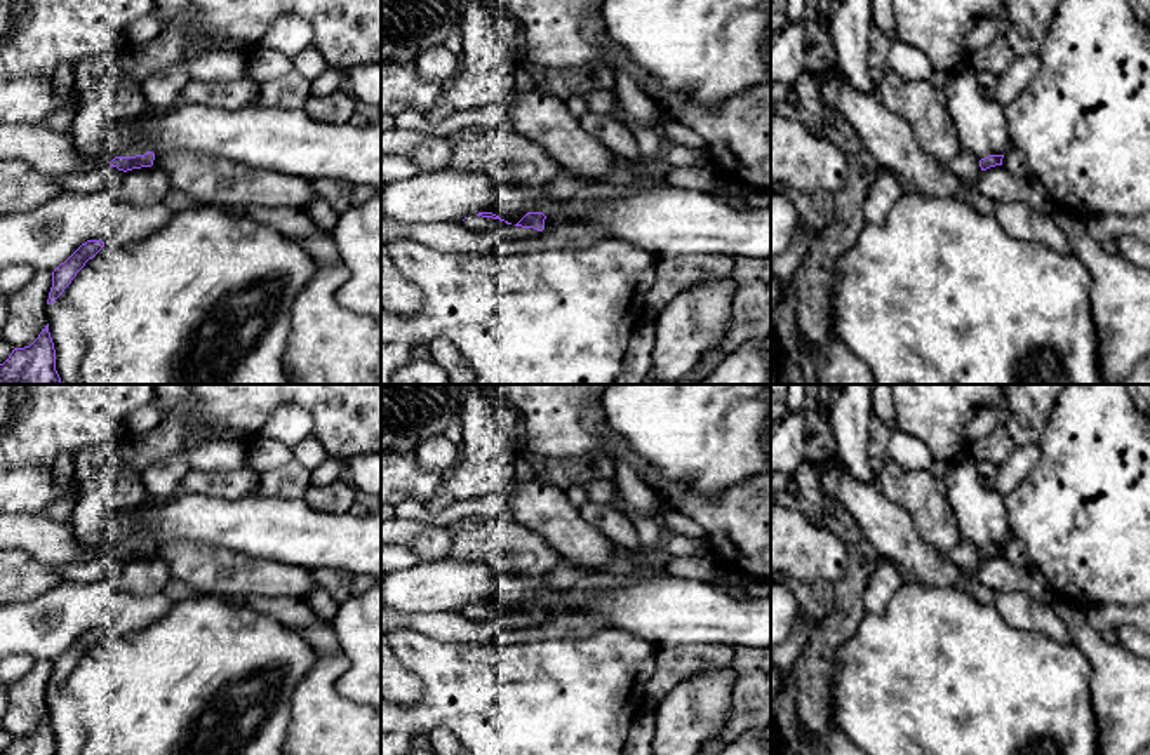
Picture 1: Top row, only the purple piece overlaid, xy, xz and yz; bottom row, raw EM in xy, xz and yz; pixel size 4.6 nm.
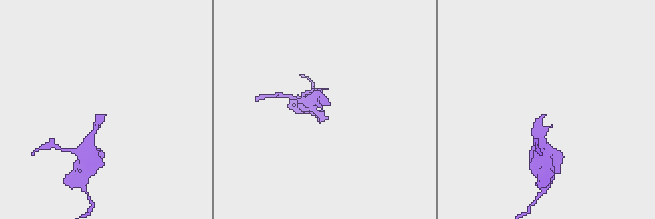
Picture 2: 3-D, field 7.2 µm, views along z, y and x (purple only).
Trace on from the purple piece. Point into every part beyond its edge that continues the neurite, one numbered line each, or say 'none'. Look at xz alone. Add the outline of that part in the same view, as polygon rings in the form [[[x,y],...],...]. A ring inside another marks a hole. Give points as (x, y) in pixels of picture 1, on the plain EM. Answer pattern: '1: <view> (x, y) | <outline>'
1: xz (477, 613) | [[[477,604],[466,605],[466,609],[461,611],[461,614],[473,619],[473,621],[478,621],[478,623],[496,621],[510,630],[518,630],[518,628],[539,625],[539,621],[534,618],[522,618],[522,616],[515,616],[515,614],[506,614],[505,611],[492,609],[492,607],[482,607]]]

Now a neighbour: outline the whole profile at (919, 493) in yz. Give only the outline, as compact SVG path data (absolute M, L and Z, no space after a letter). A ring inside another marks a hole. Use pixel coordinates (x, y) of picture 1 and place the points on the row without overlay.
M884 458L875 484L910 515L920 539L939 555L948 555L962 541L945 482L931 470L905 468Z

